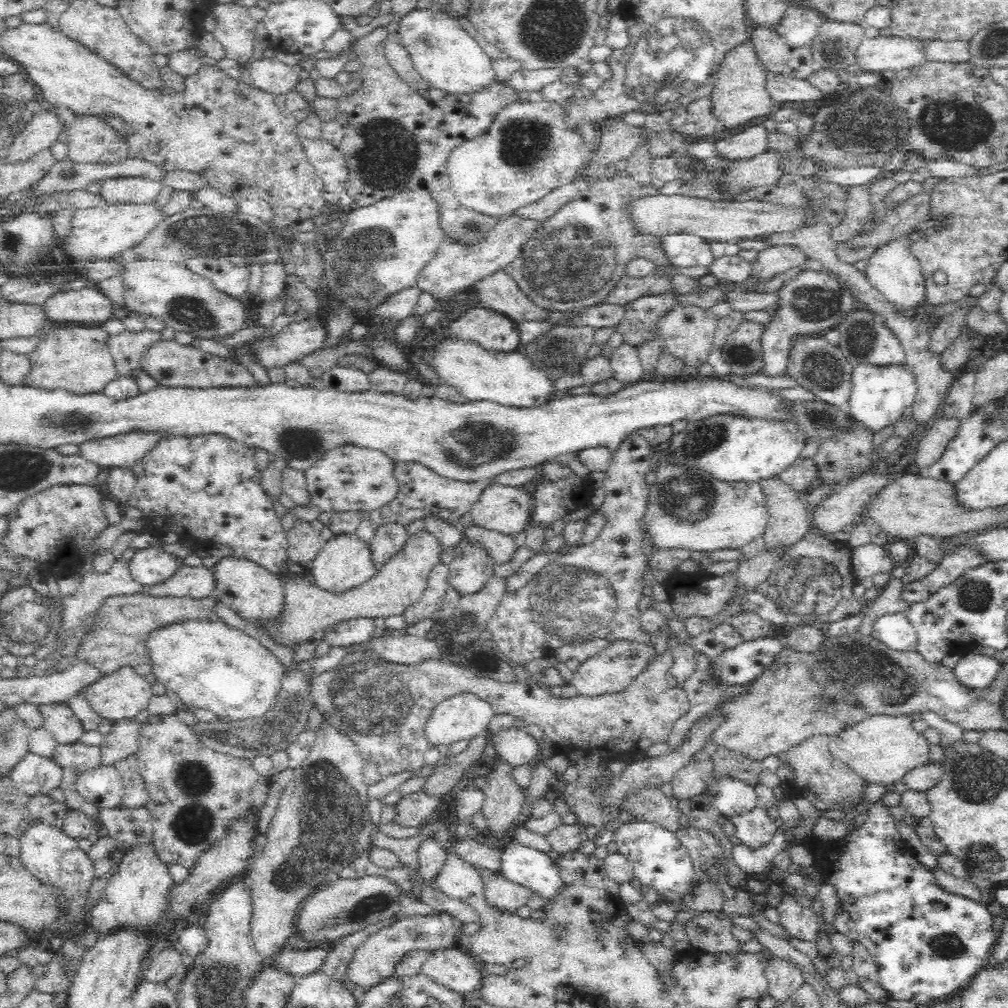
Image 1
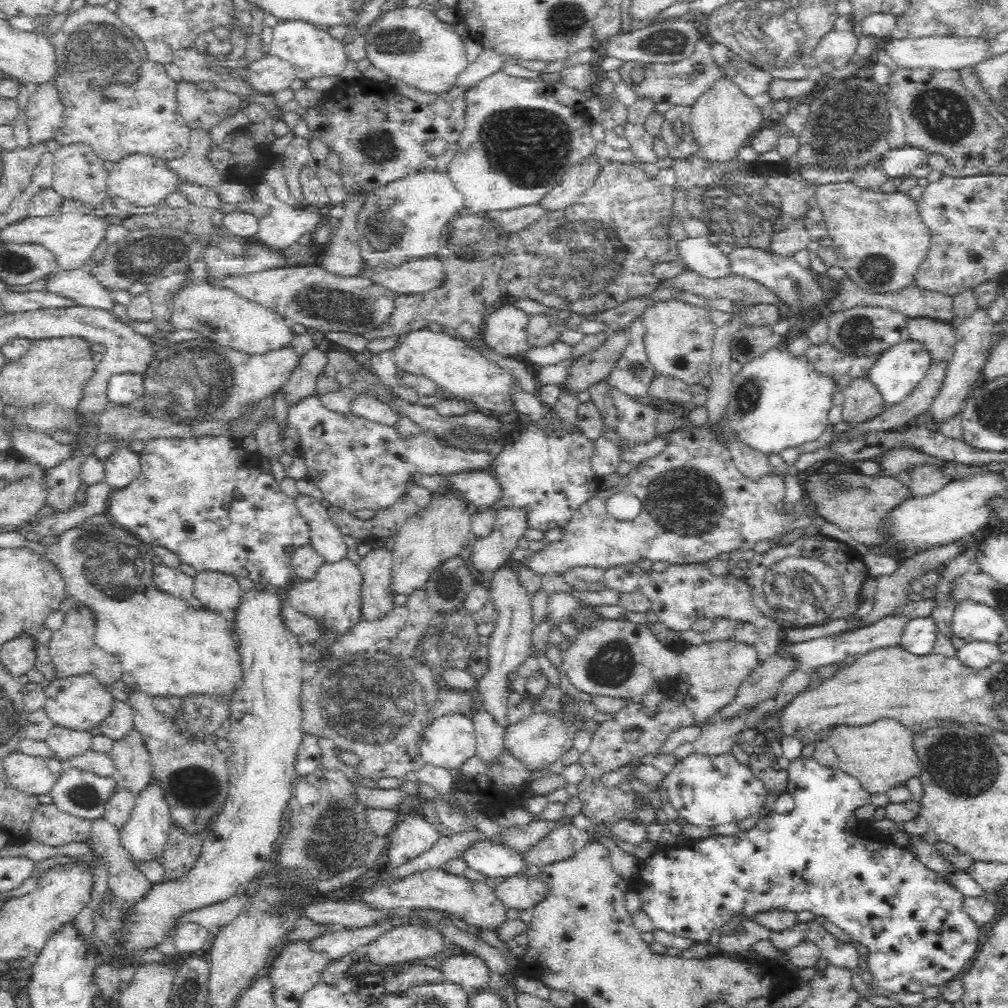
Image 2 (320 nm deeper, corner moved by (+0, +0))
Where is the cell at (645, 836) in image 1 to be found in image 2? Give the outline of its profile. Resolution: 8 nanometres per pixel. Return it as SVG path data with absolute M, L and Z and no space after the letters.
M796 756L790 760L788 766L789 793L795 801L795 809L788 815L774 814L774 816L760 820L748 831L739 831L734 836L718 836L693 841L692 848L682 848L680 850L670 850L665 845L658 846L656 852L646 857L636 872L640 878L640 884L636 886L636 893L639 894L641 907L645 909L648 916L652 919L655 930L665 930L672 936L682 936L694 942L708 941L709 936L715 928L721 927L728 922L732 914L743 913L748 917L752 912L758 910L768 910L768 908L778 908L780 910L789 910L790 912L802 912L808 910L812 914L823 916L826 920L832 922L836 928L847 932L854 943L864 945L868 949L868 970L874 976L877 985L884 988L891 994L900 994L900 992L922 992L924 988L930 986L945 987L952 979L960 978L968 969L977 955L983 943L983 937L978 931L980 925L964 910L962 906L961 893L946 880L941 874L930 870L921 861L918 861L908 850L904 850L892 842L886 840L886 854L884 852L884 840L876 836L862 834L858 830L858 818L856 810L871 803L871 792L868 792L859 780L842 769L835 767L828 768L816 762L812 757Z

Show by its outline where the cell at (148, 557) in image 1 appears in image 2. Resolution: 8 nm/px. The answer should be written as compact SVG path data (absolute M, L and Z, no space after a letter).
M161 564L152 566L152 580L158 591L180 599L194 608L202 607L193 595L193 578L184 574L178 567Z

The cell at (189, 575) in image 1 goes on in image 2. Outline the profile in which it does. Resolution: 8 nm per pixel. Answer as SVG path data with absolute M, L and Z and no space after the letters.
M202 571L193 577L193 595L204 609L230 615L240 598L240 586L235 576L219 572Z

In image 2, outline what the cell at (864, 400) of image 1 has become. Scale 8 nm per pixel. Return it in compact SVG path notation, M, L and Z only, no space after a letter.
M904 341L878 356L866 378L883 401L884 409L894 408L914 392L931 368L929 353L917 342Z

